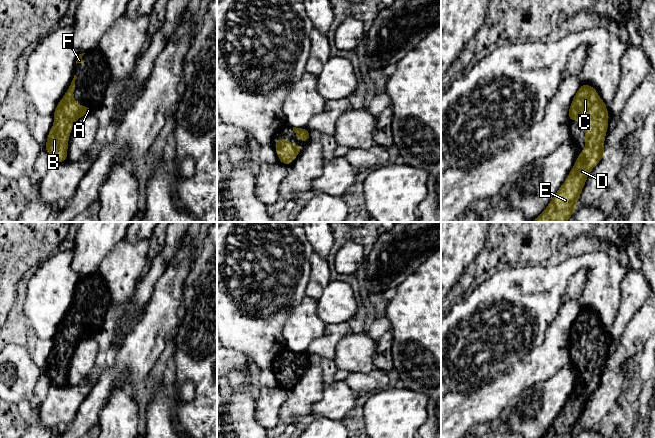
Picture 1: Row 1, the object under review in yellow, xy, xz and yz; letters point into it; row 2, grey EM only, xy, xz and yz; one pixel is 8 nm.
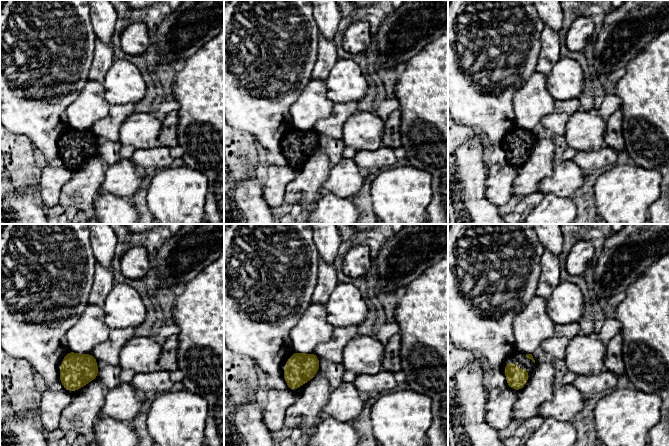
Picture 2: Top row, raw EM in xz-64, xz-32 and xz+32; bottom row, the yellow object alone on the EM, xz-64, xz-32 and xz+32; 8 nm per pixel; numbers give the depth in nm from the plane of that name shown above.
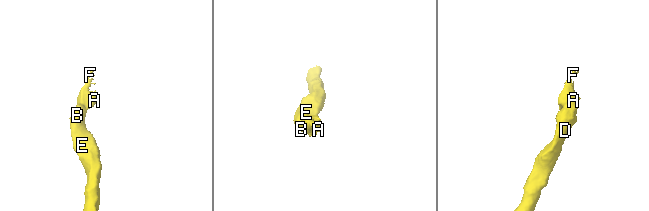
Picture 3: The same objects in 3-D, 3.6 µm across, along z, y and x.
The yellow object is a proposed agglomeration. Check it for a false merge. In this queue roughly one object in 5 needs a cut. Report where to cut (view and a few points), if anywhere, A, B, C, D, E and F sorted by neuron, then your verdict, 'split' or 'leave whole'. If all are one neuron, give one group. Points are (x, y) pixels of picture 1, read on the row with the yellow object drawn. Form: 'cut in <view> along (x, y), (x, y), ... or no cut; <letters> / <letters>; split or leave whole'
no cut; A B C D E F; leave whole

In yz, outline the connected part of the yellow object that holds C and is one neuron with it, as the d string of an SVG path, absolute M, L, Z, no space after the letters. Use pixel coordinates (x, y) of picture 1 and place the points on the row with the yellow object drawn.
M589 84L581 85L574 96L568 114L569 122L579 120L585 124L585 149L578 154L576 163L547 208L532 222L567 222L576 209L576 203L590 171L605 156L604 140L608 129L608 109L598 92Z

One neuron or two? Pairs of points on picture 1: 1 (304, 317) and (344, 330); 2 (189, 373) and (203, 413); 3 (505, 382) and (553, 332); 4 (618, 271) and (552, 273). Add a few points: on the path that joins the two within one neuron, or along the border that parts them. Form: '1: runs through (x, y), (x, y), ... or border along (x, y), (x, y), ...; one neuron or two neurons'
1: border along (326, 324), (324, 332), (310, 342); two neurons
2: runs through (199, 383), (203, 387), (203, 403); one neuron
3: runs through (520, 376), (549, 347); one neuron
4: runs through (602, 268), (597, 263), (576, 263), (568, 268); one neuron

